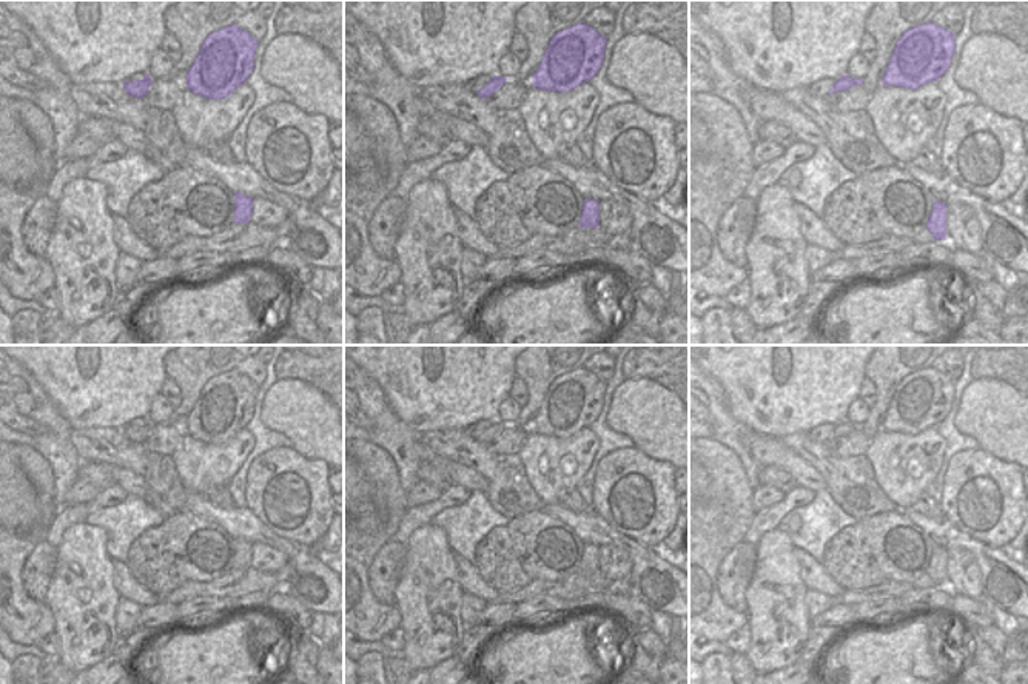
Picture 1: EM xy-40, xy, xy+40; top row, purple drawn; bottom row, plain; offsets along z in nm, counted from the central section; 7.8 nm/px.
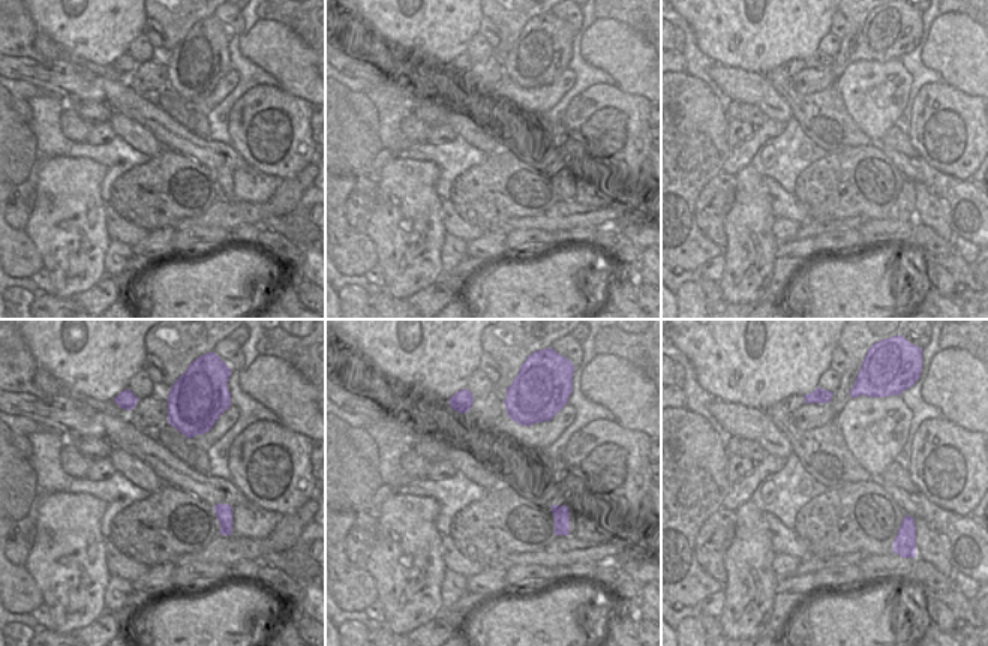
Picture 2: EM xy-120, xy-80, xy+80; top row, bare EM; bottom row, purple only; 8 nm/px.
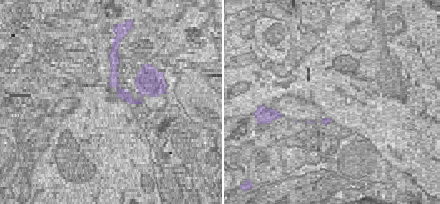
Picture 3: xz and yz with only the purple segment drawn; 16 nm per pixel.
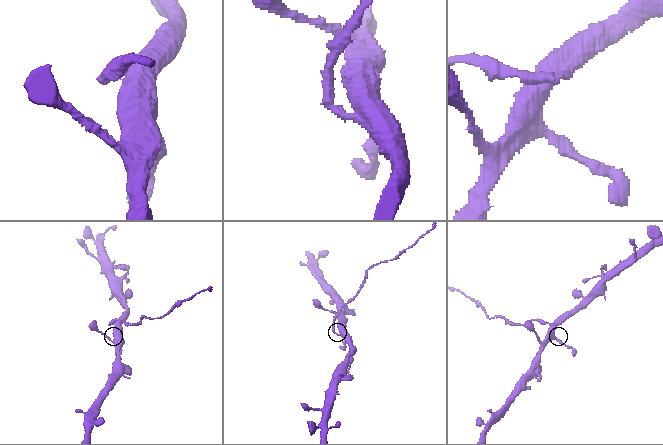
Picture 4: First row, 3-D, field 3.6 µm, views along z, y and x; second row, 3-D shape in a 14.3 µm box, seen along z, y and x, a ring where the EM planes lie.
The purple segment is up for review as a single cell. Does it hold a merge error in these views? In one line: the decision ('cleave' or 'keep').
cleave

